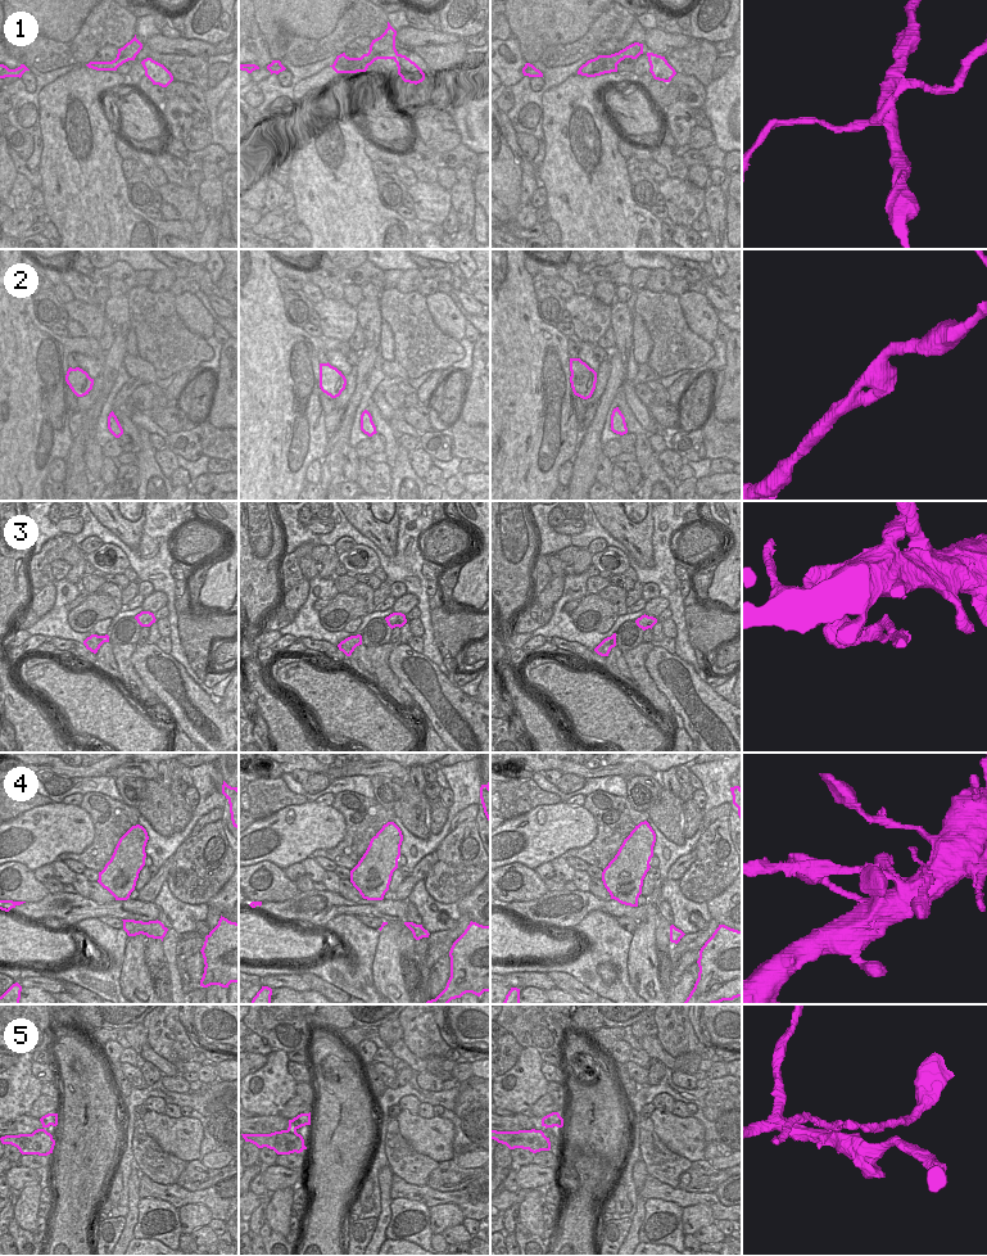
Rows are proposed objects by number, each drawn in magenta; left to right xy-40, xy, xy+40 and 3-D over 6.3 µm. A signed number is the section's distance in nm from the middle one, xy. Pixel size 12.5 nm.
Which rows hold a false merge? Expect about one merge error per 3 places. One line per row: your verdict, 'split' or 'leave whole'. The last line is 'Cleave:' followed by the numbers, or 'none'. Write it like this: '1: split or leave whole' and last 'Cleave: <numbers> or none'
1: split
2: leave whole
3: split
4: leave whole
5: split
Cleave: 1, 3, 5

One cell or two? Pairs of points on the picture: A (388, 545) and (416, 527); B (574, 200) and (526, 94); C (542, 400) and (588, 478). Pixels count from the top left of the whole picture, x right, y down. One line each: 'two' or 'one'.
A: two
B: two
C: two

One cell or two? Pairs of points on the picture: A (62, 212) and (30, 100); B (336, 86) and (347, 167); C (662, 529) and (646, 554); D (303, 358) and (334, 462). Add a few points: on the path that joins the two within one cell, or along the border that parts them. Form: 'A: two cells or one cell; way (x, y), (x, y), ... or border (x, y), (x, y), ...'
A: two cells; border (40, 112), (41, 158), (36, 168)
B: one cell; way (339, 107), (340, 147)
C: two cells; border (652, 514), (653, 565), (642, 569)
D: two cells; border (325, 450), (325, 455), (321, 459)

